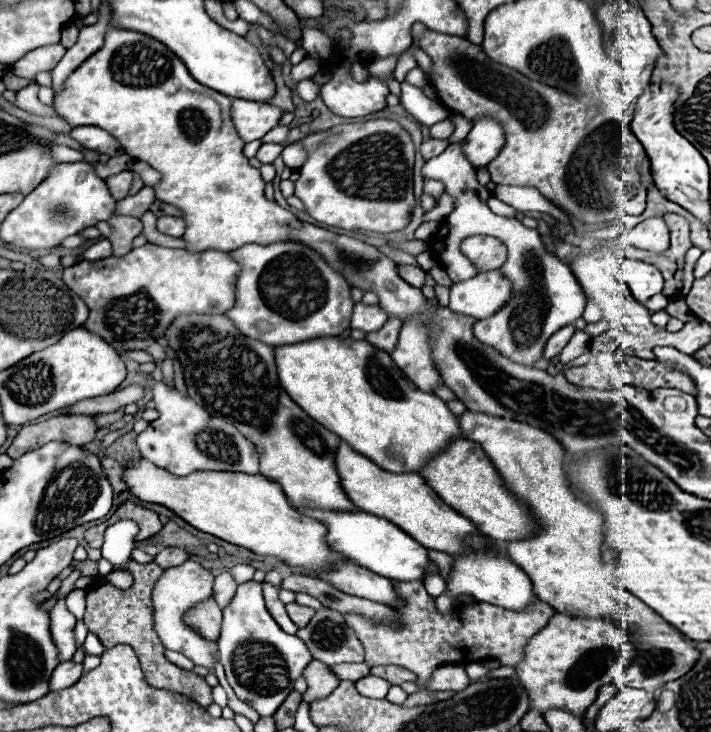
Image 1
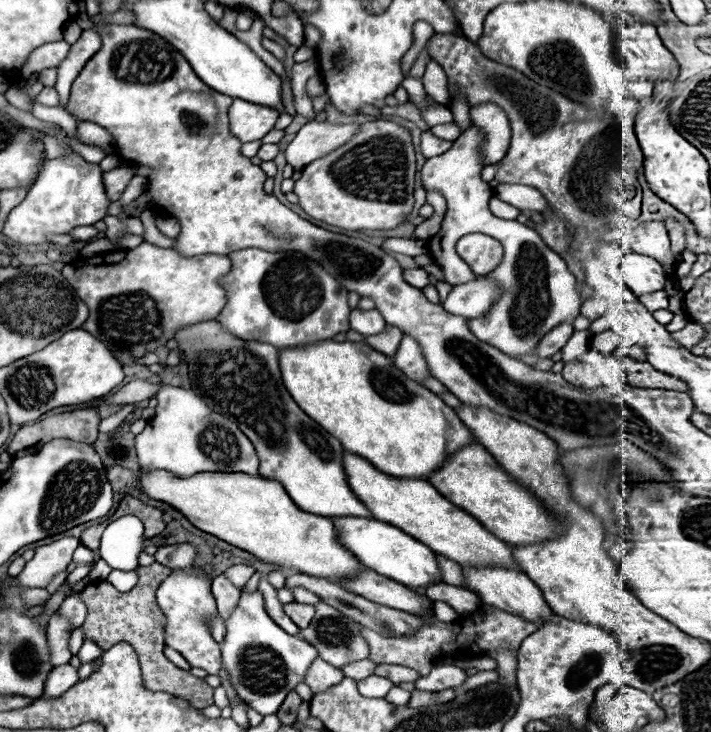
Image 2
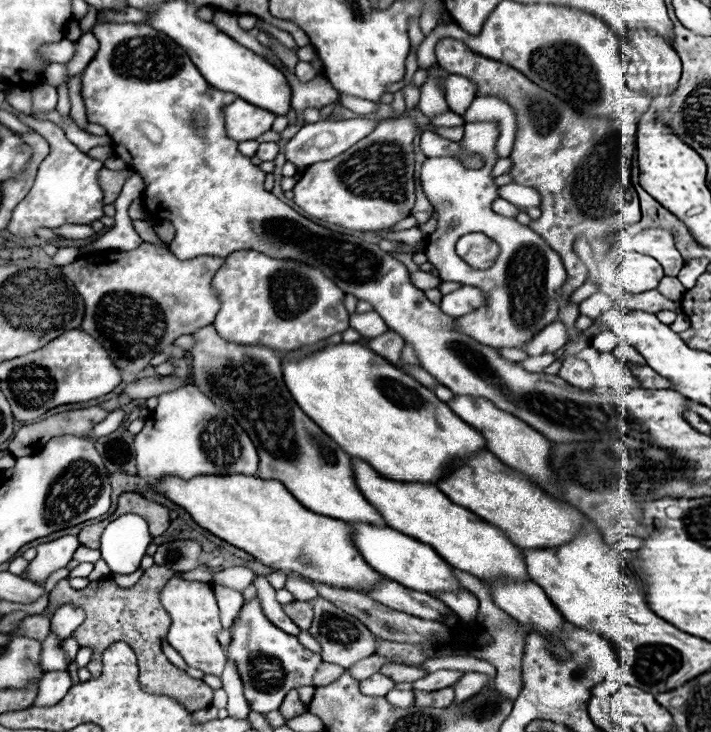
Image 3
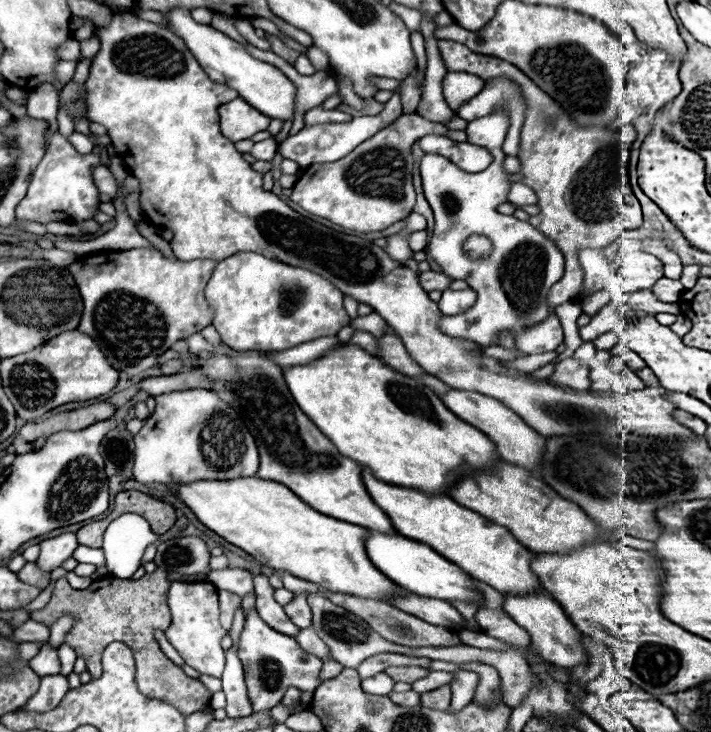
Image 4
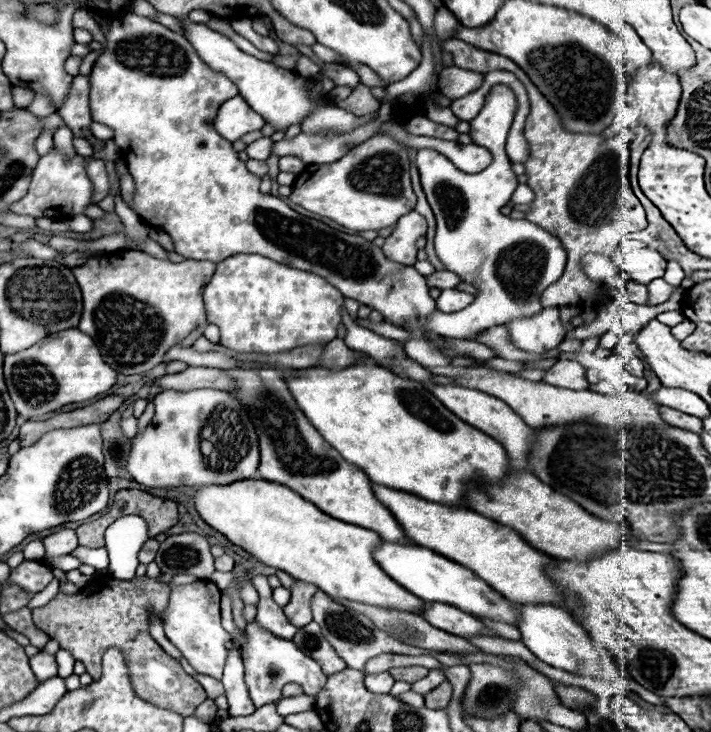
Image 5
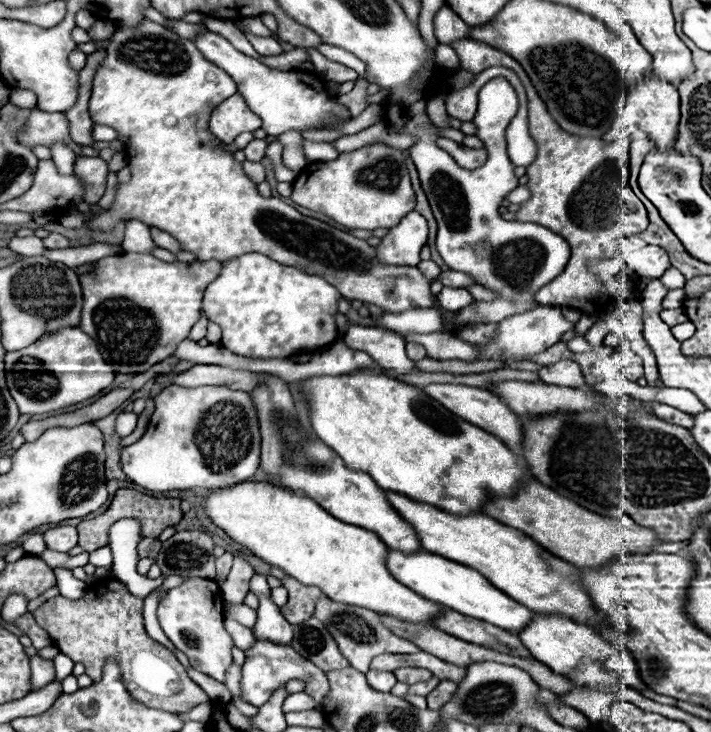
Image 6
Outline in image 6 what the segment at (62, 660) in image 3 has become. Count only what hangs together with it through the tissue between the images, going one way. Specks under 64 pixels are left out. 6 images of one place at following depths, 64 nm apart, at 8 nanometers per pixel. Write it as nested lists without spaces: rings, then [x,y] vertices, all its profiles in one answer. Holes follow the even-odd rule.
[[[32,656],[30,658],[30,666],[32,666],[32,690],[46,686],[48,682],[52,682],[54,676],[54,662],[40,658],[40,656]]]

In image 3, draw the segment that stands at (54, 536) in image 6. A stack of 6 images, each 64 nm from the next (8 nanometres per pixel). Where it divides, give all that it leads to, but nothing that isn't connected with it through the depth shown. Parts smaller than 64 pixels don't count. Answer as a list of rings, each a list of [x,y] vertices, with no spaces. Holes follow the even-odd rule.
[[[62,536],[58,540],[40,544],[36,548],[36,558],[28,564],[26,572],[28,572],[28,580],[32,584],[42,586],[48,576],[60,568],[66,568],[66,564],[72,560],[74,550],[80,546],[76,536]]]

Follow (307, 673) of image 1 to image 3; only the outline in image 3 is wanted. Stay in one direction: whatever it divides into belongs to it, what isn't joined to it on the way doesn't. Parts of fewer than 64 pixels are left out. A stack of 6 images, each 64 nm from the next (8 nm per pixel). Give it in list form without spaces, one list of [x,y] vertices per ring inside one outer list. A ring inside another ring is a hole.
[[[322,662],[322,664],[318,666],[314,678],[312,678],[312,684],[314,684],[314,688],[328,686],[328,684],[336,682],[340,676],[342,676],[342,674],[340,674],[340,666],[332,666],[332,664],[328,664],[328,662]]]

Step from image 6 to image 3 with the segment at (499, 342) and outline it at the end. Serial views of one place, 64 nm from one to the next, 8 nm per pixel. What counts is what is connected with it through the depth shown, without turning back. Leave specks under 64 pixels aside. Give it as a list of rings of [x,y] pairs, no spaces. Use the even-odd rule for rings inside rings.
[[[554,322],[550,326],[546,326],[546,330],[542,330],[540,334],[536,334],[526,346],[524,350],[530,356],[540,356],[540,354],[554,354],[558,348],[562,348],[568,342],[568,332],[566,326],[562,322]]]

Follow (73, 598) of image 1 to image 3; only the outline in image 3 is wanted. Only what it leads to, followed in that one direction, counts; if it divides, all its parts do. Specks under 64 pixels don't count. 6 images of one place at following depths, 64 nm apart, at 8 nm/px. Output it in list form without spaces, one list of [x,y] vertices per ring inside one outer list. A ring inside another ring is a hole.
[[[66,604],[66,606],[60,606],[54,616],[52,616],[52,628],[54,632],[64,640],[68,638],[82,622],[84,622],[85,612],[84,610],[74,604]]]

